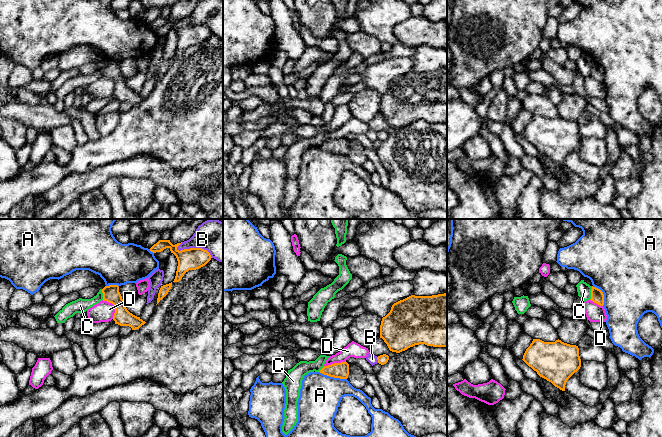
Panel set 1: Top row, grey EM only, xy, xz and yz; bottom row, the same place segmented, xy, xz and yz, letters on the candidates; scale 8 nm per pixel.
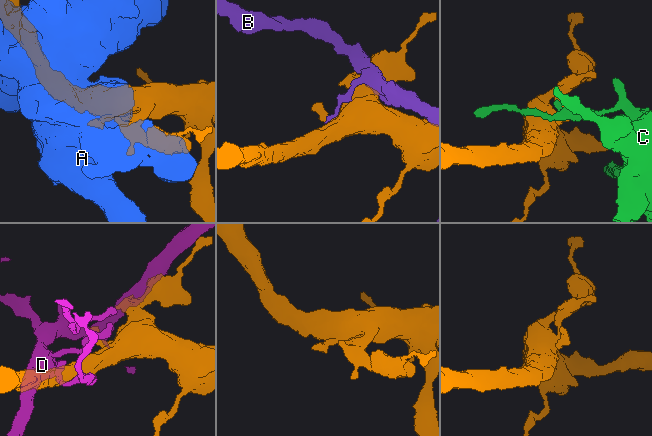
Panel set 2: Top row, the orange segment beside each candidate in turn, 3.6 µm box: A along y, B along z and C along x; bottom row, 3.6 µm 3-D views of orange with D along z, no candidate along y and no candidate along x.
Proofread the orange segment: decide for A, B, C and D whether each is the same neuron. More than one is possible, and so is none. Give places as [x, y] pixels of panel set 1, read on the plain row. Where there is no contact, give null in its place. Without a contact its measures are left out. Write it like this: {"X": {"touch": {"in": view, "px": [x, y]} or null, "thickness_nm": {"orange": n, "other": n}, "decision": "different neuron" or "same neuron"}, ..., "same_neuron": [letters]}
{"A": {"touch": {"in": "xz", "px": [333, 152]}, "thickness_nm": {"orange": 130, "other": 340}, "decision": "different neuron"}, "B": {"touch": {"in": "xy", "px": [195, 24]}, "thickness_nm": {"orange": 180, "other": 280}, "decision": "different neuron"}, "C": {"touch": {"in": "yz", "px": [591, 69]}, "thickness_nm": {"orange": 110, "other": 110}, "decision": "different neuron"}, "D": {"touch": {"in": "xy", "px": [114, 81]}, "thickness_nm": {"orange": 140, "other": 160}, "decision": "different neuron"}, "same_neuron": []}

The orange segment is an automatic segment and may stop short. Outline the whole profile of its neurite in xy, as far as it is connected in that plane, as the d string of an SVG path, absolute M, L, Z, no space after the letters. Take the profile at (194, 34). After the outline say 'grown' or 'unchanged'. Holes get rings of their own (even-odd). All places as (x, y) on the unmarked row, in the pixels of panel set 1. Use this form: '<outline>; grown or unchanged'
M159 16L150 24L150 27L153 29L169 24L171 29L176 32L178 42L173 58L179 58L189 46L196 46L205 42L212 34L210 29L202 24L190 24L179 27L177 23L180 20L173 21L170 16Z; unchanged

